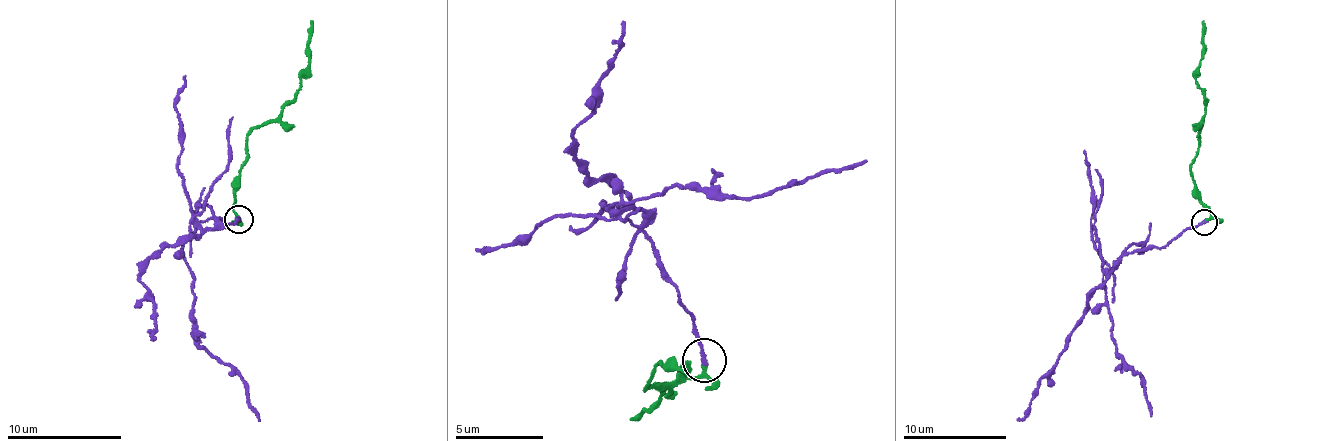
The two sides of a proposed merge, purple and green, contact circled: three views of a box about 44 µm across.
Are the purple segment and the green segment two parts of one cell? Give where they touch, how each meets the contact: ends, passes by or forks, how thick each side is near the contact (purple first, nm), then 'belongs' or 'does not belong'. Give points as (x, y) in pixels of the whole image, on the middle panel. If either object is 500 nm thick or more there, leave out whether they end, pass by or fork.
at (704, 360); purple ends there; green passes by; 200 nm thick on the purple side, 130 nm on the other; does not belong

